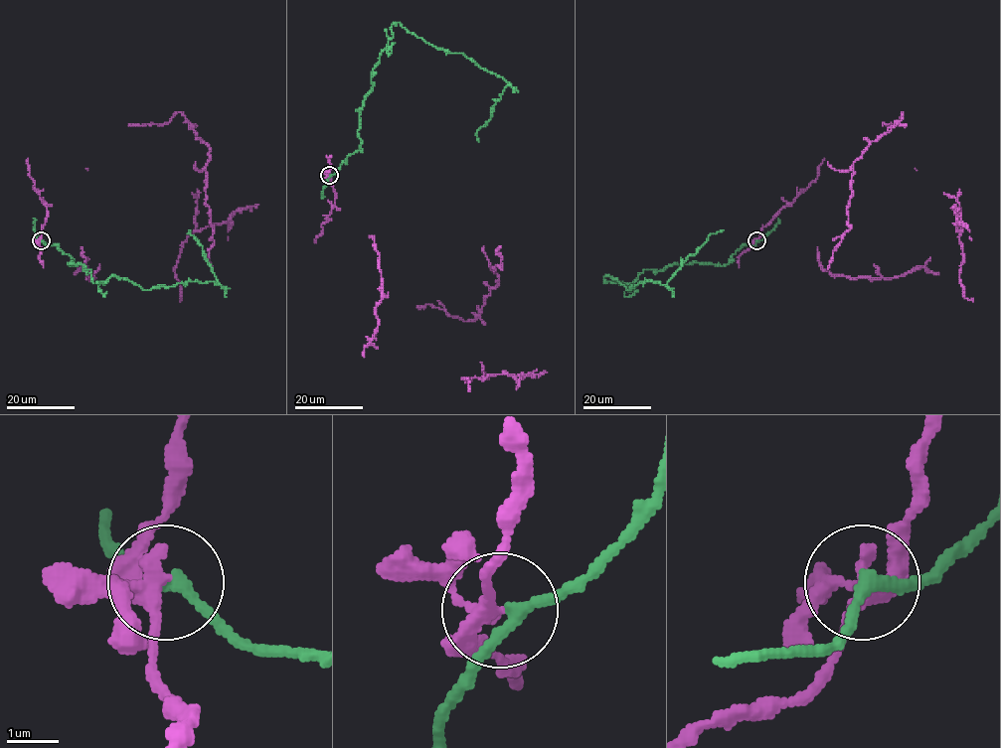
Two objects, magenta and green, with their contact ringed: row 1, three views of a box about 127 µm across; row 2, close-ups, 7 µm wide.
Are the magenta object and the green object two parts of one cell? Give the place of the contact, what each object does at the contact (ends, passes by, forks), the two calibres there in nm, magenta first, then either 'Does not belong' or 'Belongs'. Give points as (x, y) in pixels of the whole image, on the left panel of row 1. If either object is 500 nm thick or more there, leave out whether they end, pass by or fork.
Place: (41, 240). At the ring magenta forks. At the ring green passes by. Thickness 240 nm (magenta) against 220 nm. Does not belong

